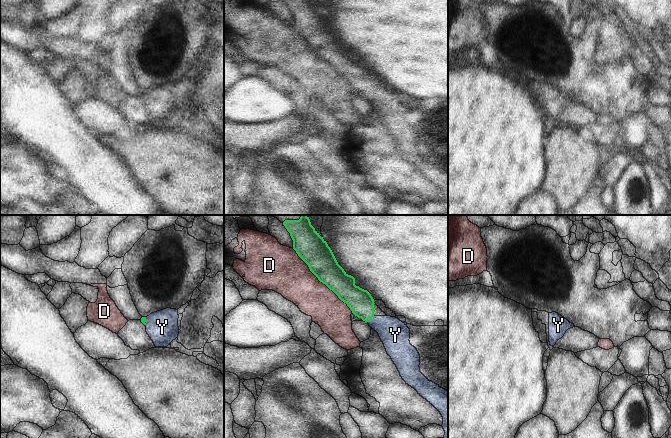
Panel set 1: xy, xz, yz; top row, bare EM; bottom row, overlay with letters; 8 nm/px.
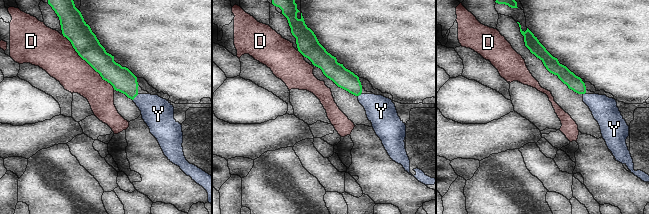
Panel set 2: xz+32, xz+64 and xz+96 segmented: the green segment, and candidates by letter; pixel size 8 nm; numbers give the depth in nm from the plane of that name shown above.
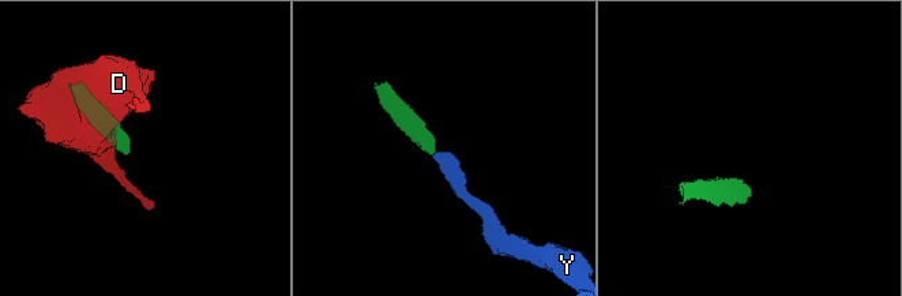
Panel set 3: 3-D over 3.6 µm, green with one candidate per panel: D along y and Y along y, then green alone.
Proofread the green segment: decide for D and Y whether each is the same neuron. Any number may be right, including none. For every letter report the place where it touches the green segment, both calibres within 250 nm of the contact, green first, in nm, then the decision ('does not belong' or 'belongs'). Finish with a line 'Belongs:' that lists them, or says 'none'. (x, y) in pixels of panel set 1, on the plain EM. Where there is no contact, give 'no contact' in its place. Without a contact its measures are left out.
D: xz (321, 57) | 240/320 nm | does not belong
Y: xz (371, 94) | 200/240 nm | belongs
Belongs: Y

